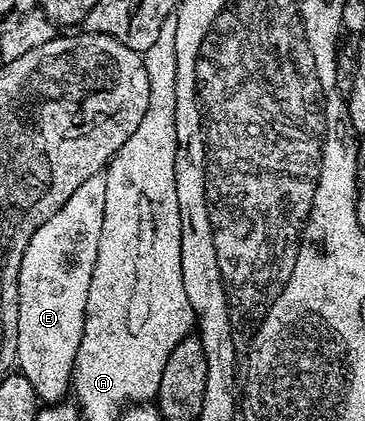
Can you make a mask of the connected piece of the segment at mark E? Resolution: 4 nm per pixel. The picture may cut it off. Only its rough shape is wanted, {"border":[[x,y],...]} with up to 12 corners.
{"border":[[82,181],[19,269],[16,362],[41,402],[71,388],[105,217]]}

